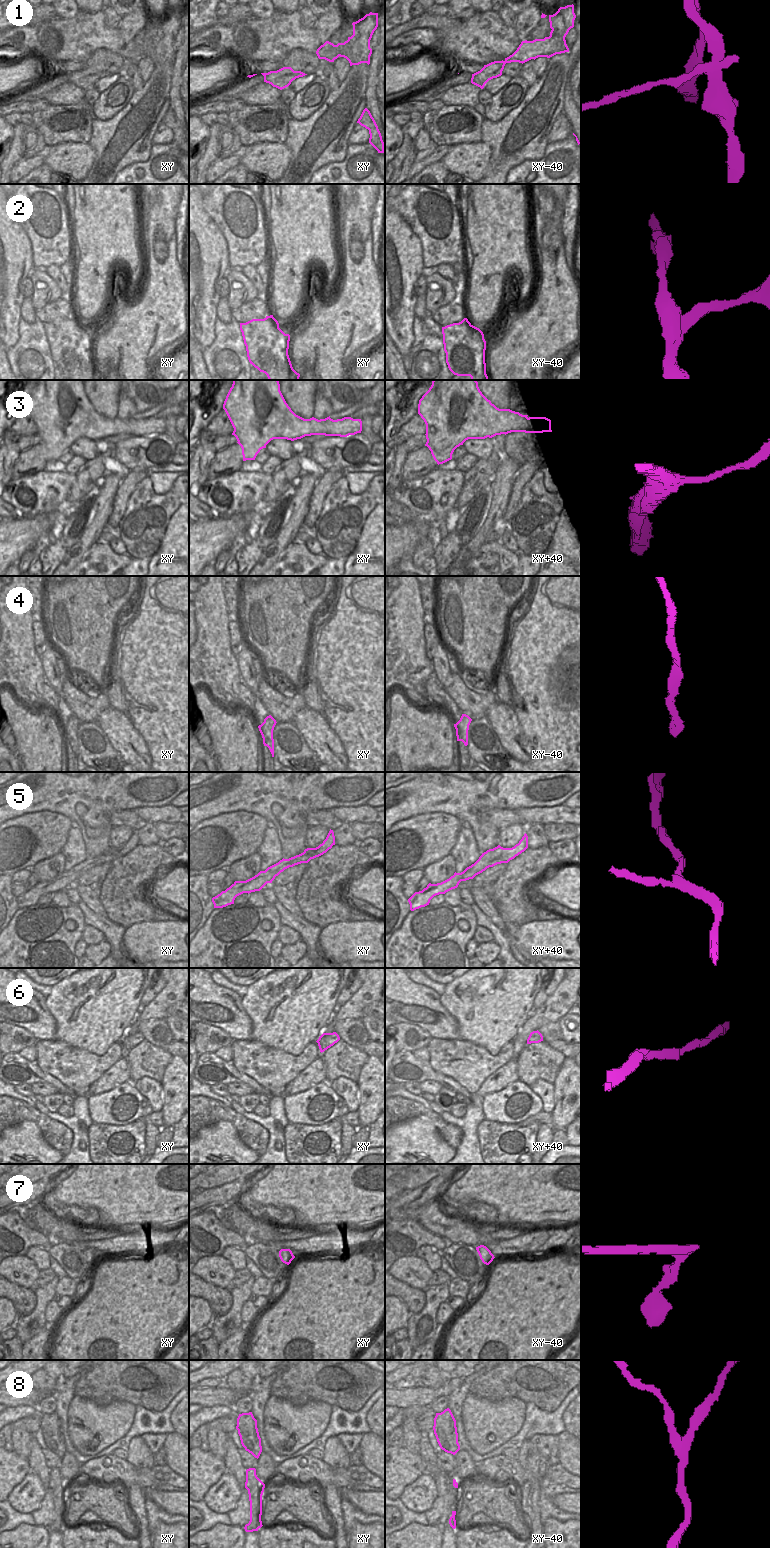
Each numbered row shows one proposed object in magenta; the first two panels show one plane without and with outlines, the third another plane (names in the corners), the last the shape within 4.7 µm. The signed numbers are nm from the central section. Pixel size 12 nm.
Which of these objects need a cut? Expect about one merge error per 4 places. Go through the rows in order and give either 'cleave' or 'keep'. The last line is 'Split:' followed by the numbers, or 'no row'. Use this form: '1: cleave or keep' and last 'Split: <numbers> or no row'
1: cleave
2: cleave
3: keep
4: keep
5: keep
6: keep
7: keep
8: cleave
Split: 1, 2, 8

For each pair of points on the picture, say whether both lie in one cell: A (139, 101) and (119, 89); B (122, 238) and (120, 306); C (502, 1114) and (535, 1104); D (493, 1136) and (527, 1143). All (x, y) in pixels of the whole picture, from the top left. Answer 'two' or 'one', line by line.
A: two
B: two
C: one
D: one

